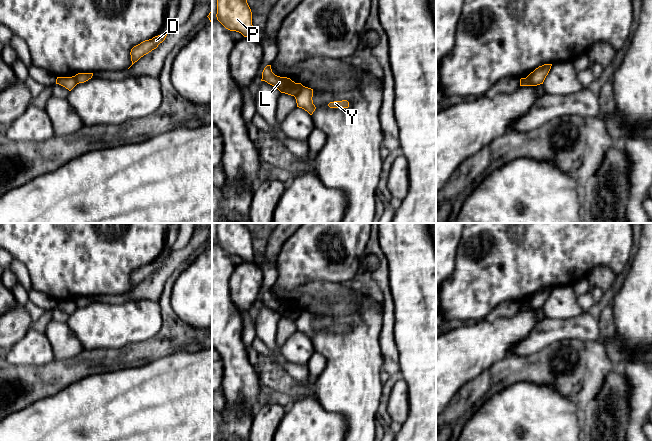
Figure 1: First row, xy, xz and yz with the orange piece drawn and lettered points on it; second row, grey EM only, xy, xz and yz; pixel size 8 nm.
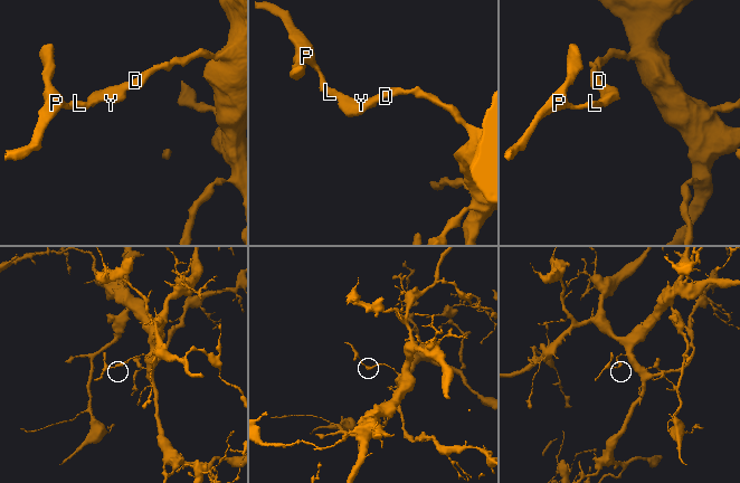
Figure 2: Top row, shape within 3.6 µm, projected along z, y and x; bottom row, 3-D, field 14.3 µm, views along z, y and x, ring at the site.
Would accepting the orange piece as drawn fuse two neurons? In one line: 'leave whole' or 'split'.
split

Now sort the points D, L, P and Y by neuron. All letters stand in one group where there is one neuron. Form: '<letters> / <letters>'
D Y / L P

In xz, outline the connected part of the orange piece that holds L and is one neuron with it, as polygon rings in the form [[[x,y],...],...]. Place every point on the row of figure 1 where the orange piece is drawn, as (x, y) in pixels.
[[[267,65],[262,72],[261,81],[265,81],[268,84],[276,87],[281,93],[285,93],[291,96],[296,96],[301,87],[301,83],[295,83],[290,78],[280,77],[272,72],[271,65]]]

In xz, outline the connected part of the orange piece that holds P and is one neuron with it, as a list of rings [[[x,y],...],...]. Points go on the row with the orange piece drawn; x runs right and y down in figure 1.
[[[217,0],[216,17],[226,29],[254,38],[252,12],[247,0]]]

